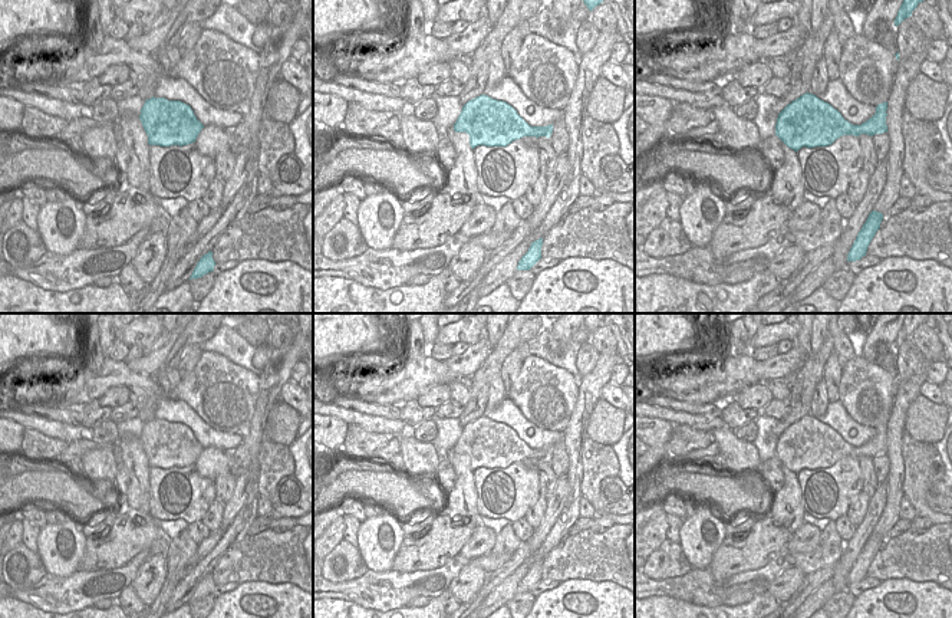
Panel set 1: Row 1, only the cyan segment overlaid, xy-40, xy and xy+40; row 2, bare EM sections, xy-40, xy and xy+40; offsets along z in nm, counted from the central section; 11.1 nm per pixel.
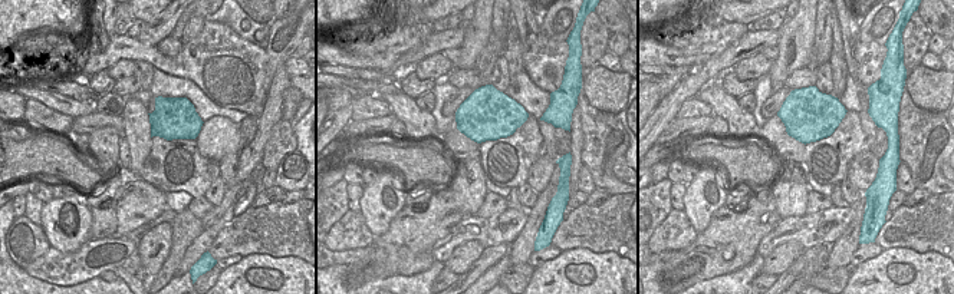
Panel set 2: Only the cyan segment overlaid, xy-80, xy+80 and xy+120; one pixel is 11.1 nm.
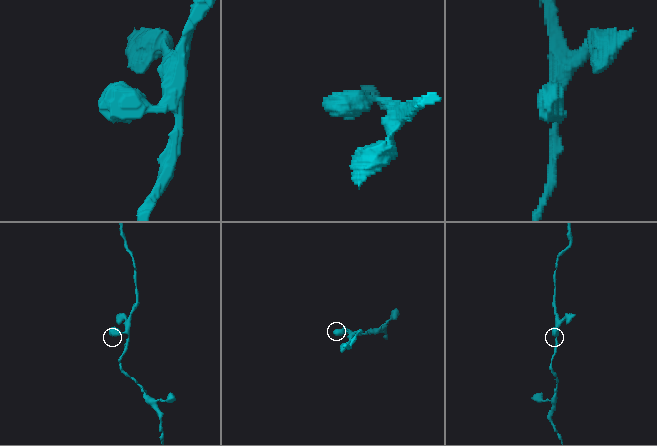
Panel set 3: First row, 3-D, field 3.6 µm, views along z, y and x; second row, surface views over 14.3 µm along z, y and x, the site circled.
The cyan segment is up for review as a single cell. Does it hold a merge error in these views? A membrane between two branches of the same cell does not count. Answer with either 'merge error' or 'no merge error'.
no merge error

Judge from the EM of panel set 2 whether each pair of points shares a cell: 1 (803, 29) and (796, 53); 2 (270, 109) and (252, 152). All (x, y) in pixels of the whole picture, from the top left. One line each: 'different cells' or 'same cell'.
1: same cell
2: same cell

